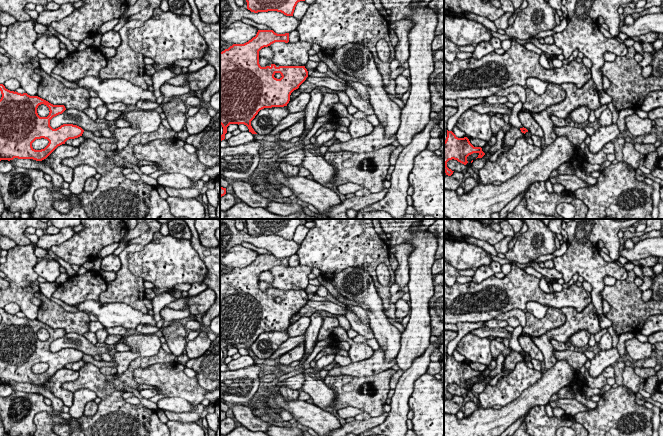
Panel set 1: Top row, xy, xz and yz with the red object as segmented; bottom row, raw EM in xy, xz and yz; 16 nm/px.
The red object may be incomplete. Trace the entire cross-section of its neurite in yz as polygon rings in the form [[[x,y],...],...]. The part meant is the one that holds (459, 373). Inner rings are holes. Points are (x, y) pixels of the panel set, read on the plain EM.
[[[447,354],[447,361],[444,365],[444,396],[451,400],[454,395],[447,391],[449,384],[457,384],[466,389],[467,381],[473,377],[478,377],[477,382],[482,382],[485,377],[481,371],[474,371],[467,361],[458,362],[452,355]]]

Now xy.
[[[0,308],[0,315],[2,318],[0,323],[0,385],[10,385],[14,382],[42,385],[67,364],[82,360],[84,354],[77,349],[63,348],[56,353],[50,350],[50,344],[66,334],[64,329],[53,329],[38,320],[10,315],[3,308]],[[41,328],[49,332],[50,336],[47,341],[40,341],[37,337],[37,332]],[[41,362],[47,363],[49,367],[44,373],[35,374],[32,367]]]

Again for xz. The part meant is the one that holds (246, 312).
[[[258,254],[256,260],[248,266],[233,268],[220,276],[220,348],[223,351],[220,365],[225,363],[230,348],[244,348],[249,356],[257,358],[251,345],[258,336],[264,332],[287,330],[291,317],[308,301],[305,290],[260,290],[259,275],[275,266],[288,267],[289,257],[277,258],[273,254]]]

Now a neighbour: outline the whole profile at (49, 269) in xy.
[[[40,259],[34,271],[38,274],[39,277],[43,277],[47,282],[55,282],[60,273],[60,264],[56,259]]]

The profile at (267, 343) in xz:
[[[287,330],[264,332],[251,345],[251,350],[257,358],[269,359],[288,338]]]

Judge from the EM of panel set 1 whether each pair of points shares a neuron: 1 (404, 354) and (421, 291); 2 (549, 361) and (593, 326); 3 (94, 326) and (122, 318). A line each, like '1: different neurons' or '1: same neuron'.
1: same neuron
2: same neuron
3: different neurons

